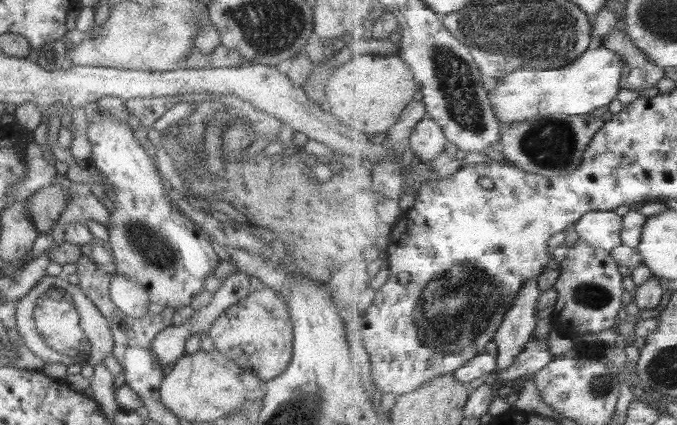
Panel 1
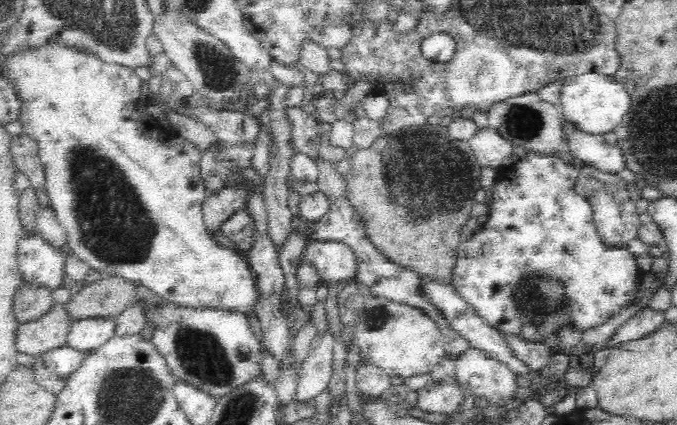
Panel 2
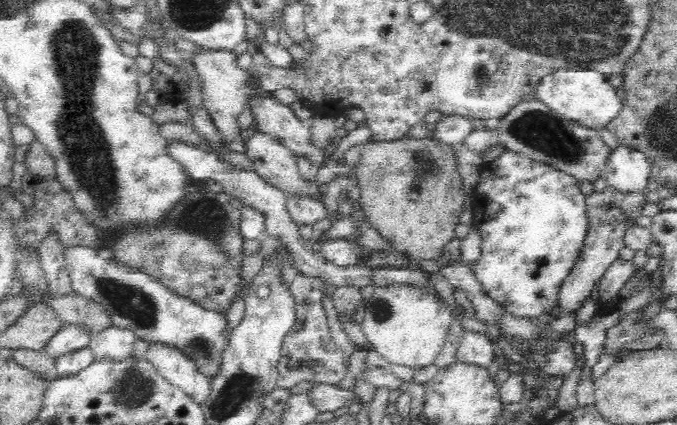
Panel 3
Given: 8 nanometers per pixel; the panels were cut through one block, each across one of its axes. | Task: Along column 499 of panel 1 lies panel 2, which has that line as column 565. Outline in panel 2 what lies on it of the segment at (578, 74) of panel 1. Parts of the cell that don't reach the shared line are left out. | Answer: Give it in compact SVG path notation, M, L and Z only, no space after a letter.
M587 72L563 81L559 98L565 120L572 122L576 129L588 134L604 135L613 132L628 112L631 98L624 89L624 84L616 82L612 76L614 75L606 76Z

